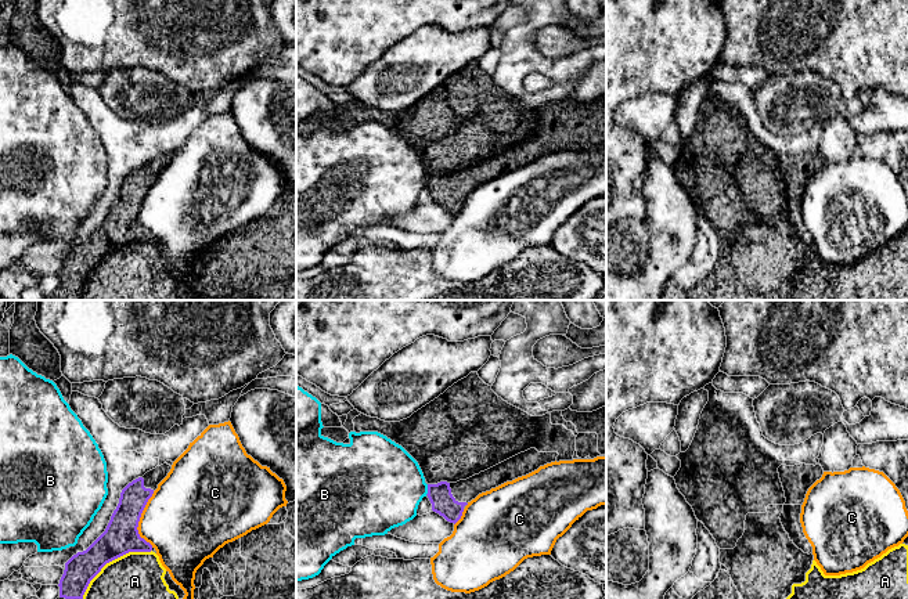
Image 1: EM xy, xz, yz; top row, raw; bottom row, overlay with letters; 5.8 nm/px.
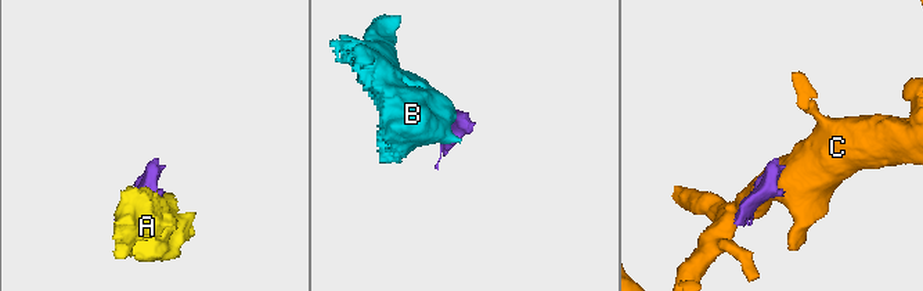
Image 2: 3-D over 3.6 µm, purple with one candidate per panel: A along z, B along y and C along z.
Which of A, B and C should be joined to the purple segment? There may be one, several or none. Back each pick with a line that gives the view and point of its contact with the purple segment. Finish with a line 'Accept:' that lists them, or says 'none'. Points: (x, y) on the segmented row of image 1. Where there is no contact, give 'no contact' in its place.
Accept: none

